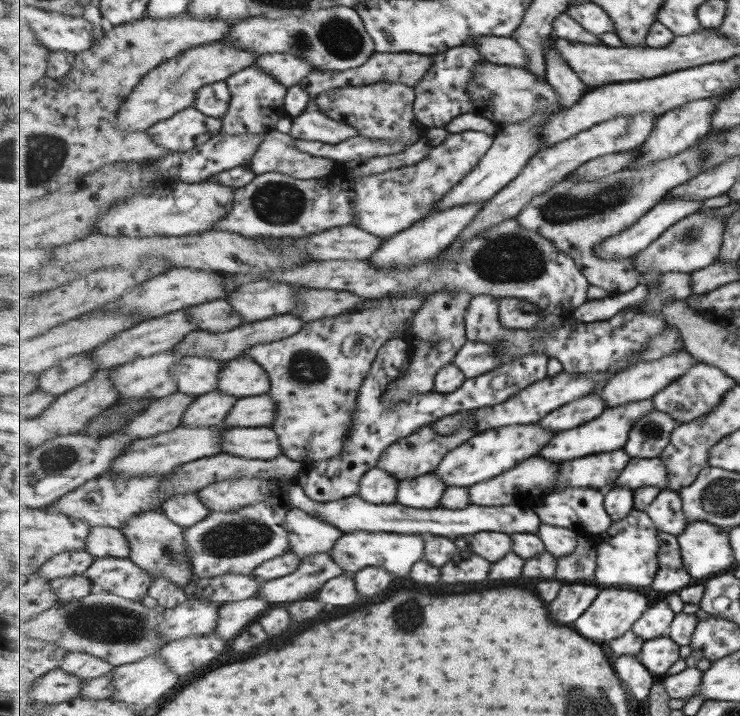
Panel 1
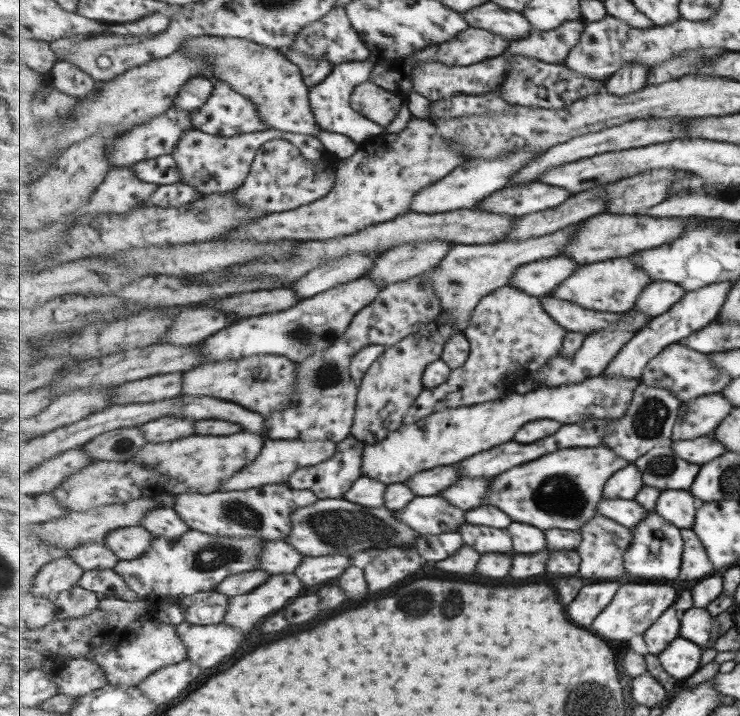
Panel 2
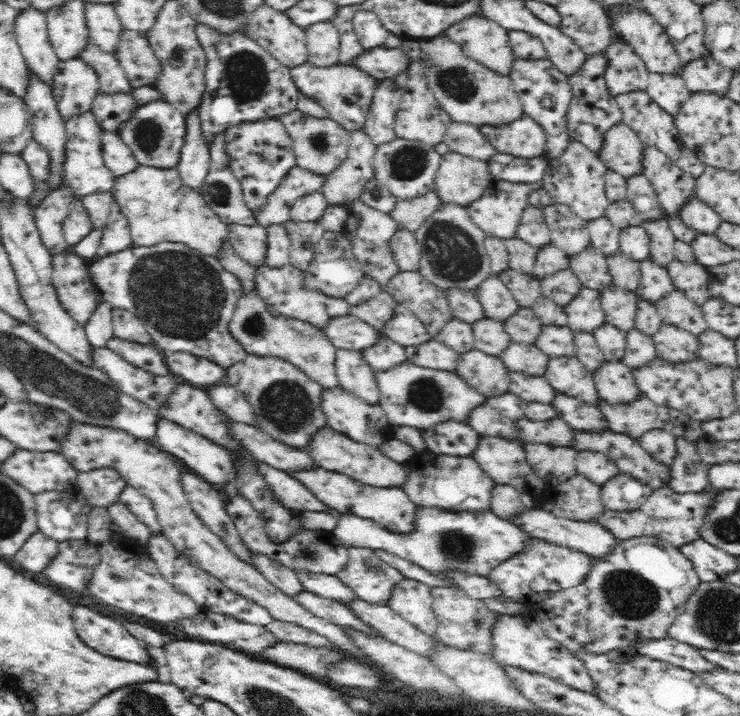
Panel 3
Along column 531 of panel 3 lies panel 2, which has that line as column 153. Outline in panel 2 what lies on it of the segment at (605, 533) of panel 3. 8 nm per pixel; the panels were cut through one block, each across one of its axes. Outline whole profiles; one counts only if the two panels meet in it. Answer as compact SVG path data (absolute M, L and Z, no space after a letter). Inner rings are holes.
M167 506L147 512L141 525L149 529L153 536L168 539L178 539L192 529L174 507Z

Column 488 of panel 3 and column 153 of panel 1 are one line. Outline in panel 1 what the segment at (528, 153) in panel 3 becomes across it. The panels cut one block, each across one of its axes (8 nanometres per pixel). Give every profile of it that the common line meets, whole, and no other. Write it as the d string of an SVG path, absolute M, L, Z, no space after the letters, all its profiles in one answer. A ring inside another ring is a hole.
M196 107L187 108L148 129L157 145L177 153L191 151L222 131L221 119L206 116Z

